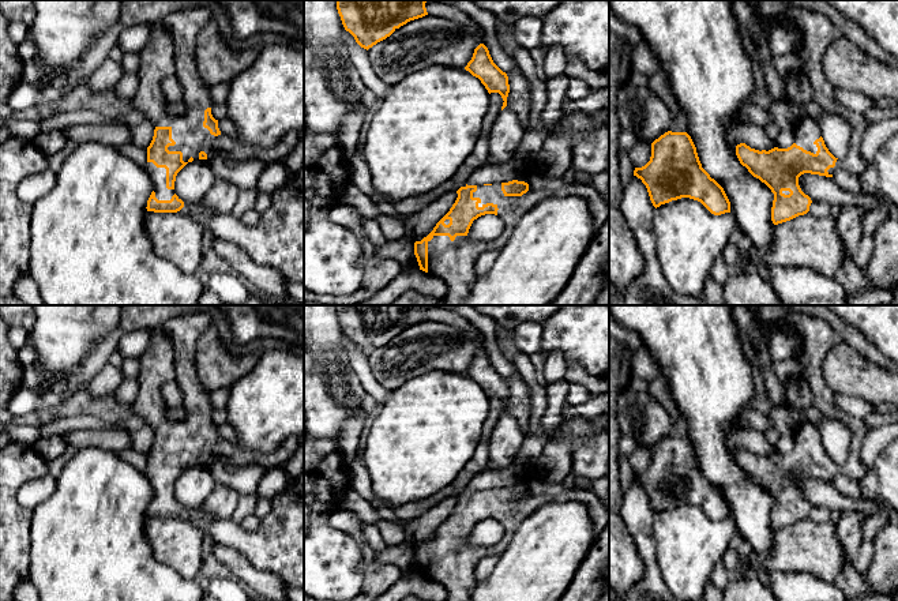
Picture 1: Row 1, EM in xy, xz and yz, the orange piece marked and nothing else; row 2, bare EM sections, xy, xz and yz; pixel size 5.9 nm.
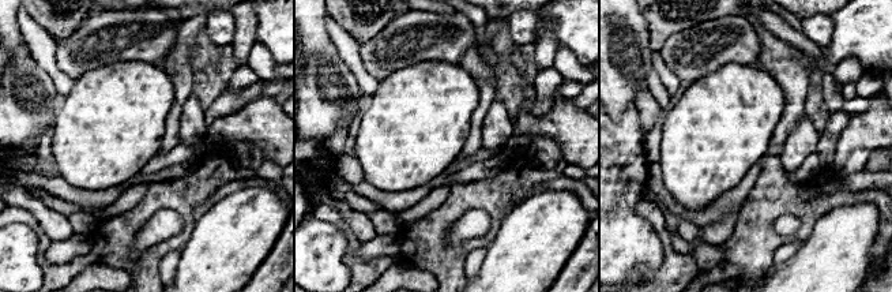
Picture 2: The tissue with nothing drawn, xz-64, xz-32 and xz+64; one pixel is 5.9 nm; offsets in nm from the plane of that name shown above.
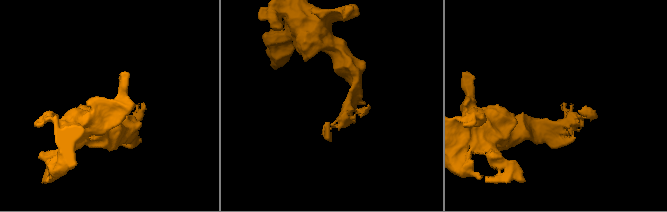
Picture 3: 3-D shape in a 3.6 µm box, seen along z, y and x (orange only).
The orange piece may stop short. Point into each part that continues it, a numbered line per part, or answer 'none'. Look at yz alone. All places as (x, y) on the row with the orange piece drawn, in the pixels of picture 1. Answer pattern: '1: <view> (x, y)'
1: yz (807, 130)

